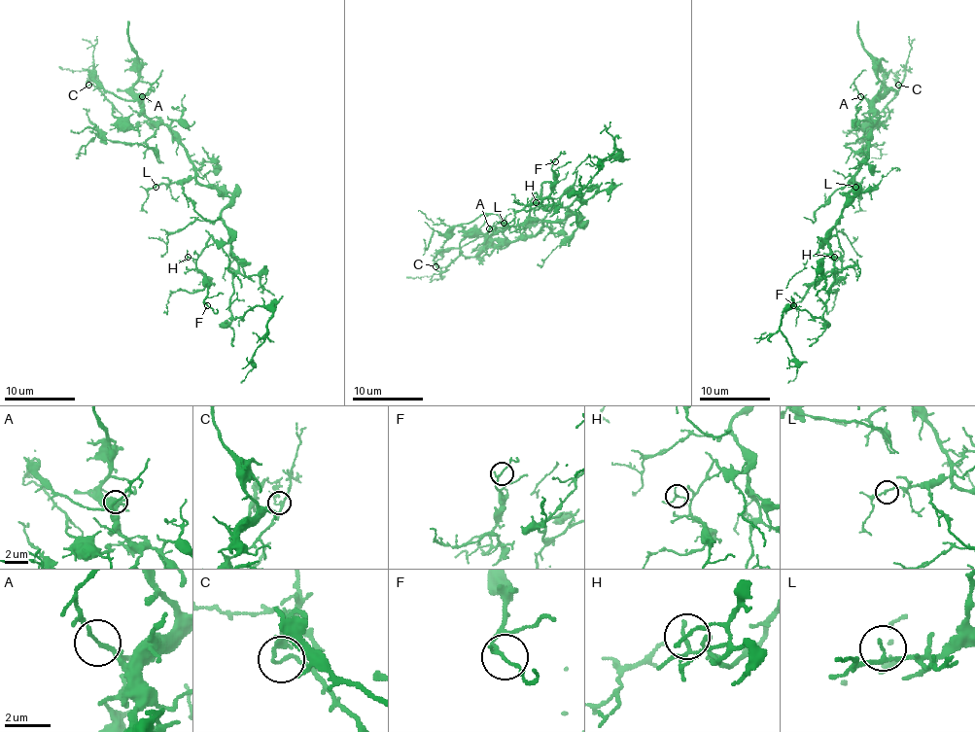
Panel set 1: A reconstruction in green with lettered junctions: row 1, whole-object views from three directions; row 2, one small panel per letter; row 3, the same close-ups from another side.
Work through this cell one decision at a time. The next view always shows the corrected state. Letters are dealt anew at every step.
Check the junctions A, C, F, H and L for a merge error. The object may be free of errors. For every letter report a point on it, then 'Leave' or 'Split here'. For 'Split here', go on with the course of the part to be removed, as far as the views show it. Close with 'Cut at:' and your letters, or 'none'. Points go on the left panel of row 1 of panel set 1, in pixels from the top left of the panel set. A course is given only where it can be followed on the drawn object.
A: Place: (142, 96). Leave
C: Place: (88, 85). Split here. Course of the part to remove: (88, 86), (97, 88), (112, 105), (112, 114), (122, 121), (136, 126), (156, 116)
F: Place: (207, 305). Leave
H: Place: (188, 257). Leave
L: Place: (156, 187). Leave
Cut at: C

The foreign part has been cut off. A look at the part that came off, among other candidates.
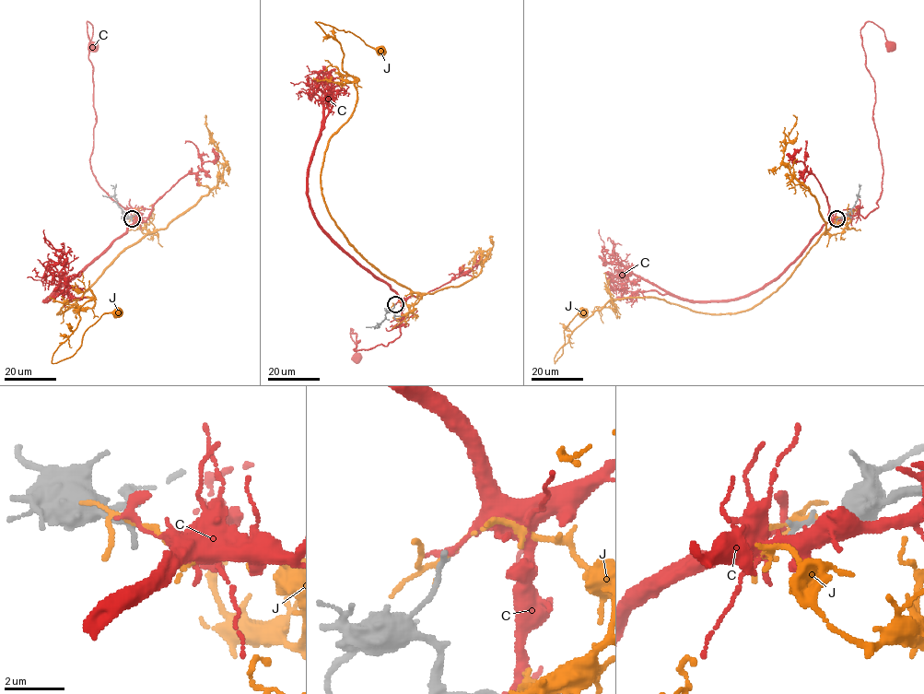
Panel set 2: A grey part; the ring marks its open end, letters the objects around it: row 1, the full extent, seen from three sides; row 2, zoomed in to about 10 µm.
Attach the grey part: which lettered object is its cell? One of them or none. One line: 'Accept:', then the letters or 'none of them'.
Accept: none of them

